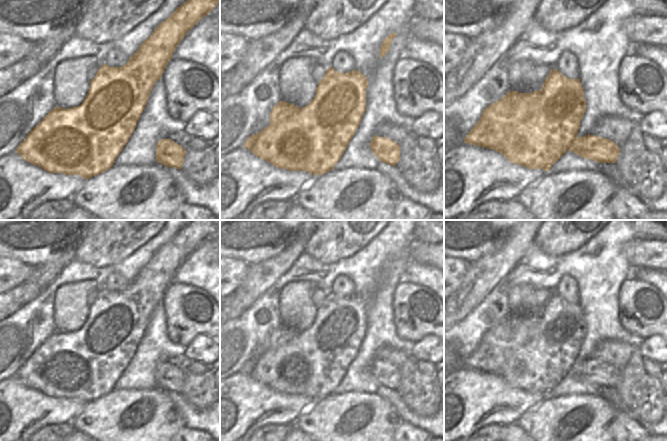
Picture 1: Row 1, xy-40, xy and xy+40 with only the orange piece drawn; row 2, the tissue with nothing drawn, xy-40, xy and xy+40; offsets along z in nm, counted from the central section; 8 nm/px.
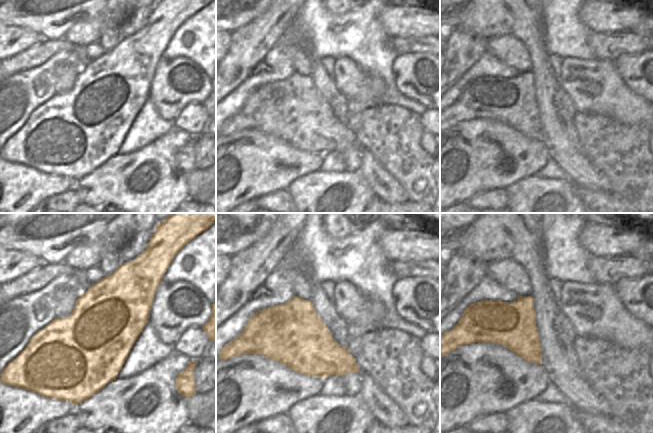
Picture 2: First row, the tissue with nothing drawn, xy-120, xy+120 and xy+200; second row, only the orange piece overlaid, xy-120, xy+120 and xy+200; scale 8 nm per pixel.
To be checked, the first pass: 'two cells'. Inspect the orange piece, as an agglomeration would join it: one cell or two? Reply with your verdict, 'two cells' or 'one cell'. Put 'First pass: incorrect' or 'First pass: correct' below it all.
two cells
First pass: correct

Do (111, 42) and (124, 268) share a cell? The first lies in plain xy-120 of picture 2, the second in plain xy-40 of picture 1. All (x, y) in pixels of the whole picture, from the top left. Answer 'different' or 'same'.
different

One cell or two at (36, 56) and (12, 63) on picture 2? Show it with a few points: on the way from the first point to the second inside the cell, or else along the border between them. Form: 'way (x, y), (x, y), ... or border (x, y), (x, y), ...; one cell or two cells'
way (30, 58), (18, 63); one cell

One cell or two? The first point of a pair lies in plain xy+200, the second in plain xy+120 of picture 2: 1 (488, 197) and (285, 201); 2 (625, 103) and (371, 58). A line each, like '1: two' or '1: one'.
1: one
2: two

